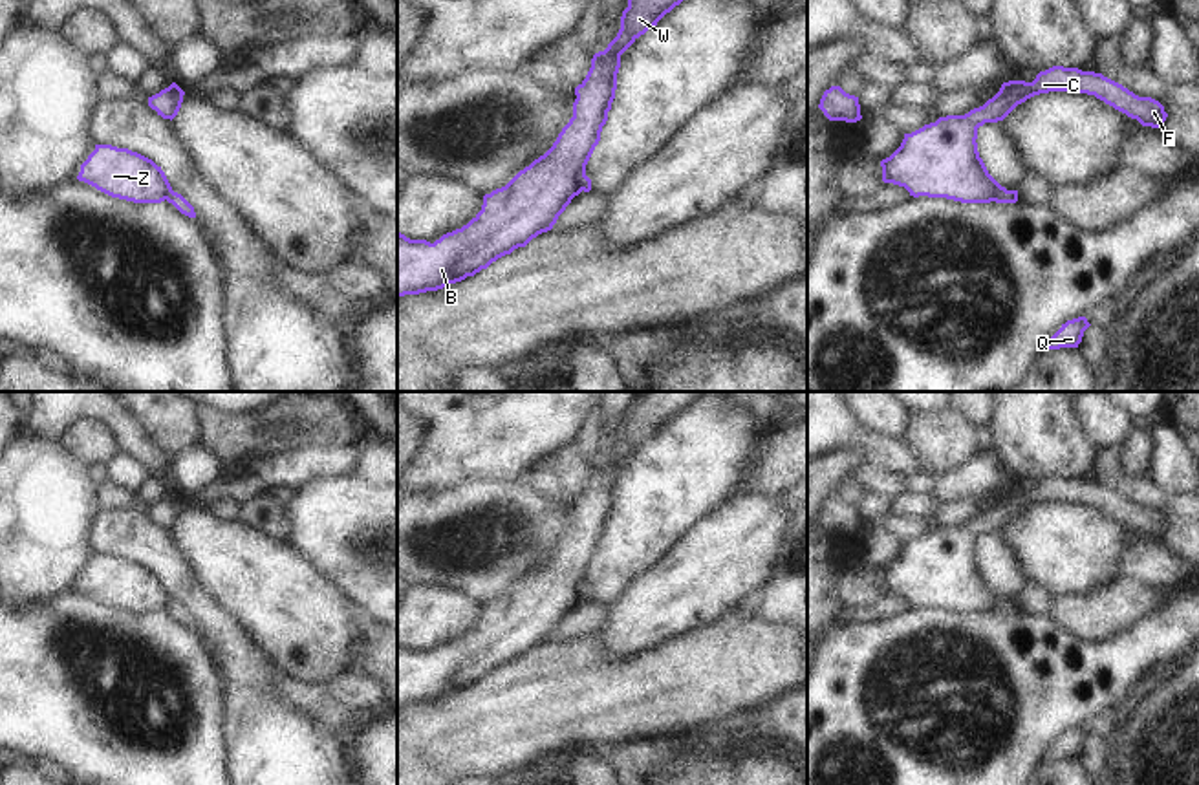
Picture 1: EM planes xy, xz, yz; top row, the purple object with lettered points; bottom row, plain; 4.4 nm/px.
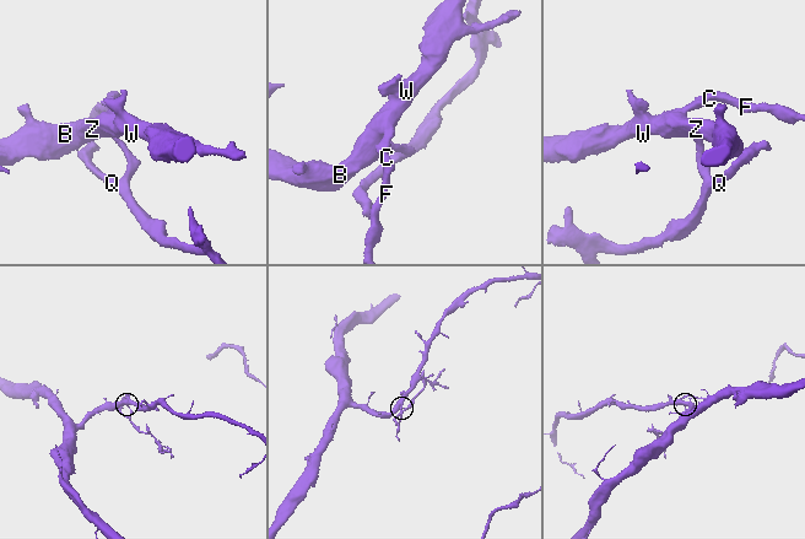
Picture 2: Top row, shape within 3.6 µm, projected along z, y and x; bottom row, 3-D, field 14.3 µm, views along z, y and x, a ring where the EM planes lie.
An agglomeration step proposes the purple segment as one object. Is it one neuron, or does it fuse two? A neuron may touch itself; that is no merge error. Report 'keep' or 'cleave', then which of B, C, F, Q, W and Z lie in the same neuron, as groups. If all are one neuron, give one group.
cleave; B C F W Z / Q

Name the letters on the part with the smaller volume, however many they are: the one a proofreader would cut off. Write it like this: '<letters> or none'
Q

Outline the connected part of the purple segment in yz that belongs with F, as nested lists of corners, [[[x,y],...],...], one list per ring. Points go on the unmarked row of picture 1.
[[[1053,476],[1040,481],[1032,492],[1003,492],[992,509],[965,525],[939,527],[935,532],[904,543],[901,556],[880,571],[882,591],[904,597],[913,608],[996,611],[1007,598],[988,584],[979,567],[978,538],[1003,531],[1018,514],[1049,501],[1095,505],[1142,536],[1161,538],[1168,527],[1159,511],[1139,507],[1102,483]]]

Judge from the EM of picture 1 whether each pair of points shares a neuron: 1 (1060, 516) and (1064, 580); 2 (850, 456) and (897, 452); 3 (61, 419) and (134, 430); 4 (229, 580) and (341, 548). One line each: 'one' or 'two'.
1: one
2: two
3: one
4: two

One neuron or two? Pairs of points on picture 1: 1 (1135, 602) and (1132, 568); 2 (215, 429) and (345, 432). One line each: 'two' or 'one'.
1: two
2: one

